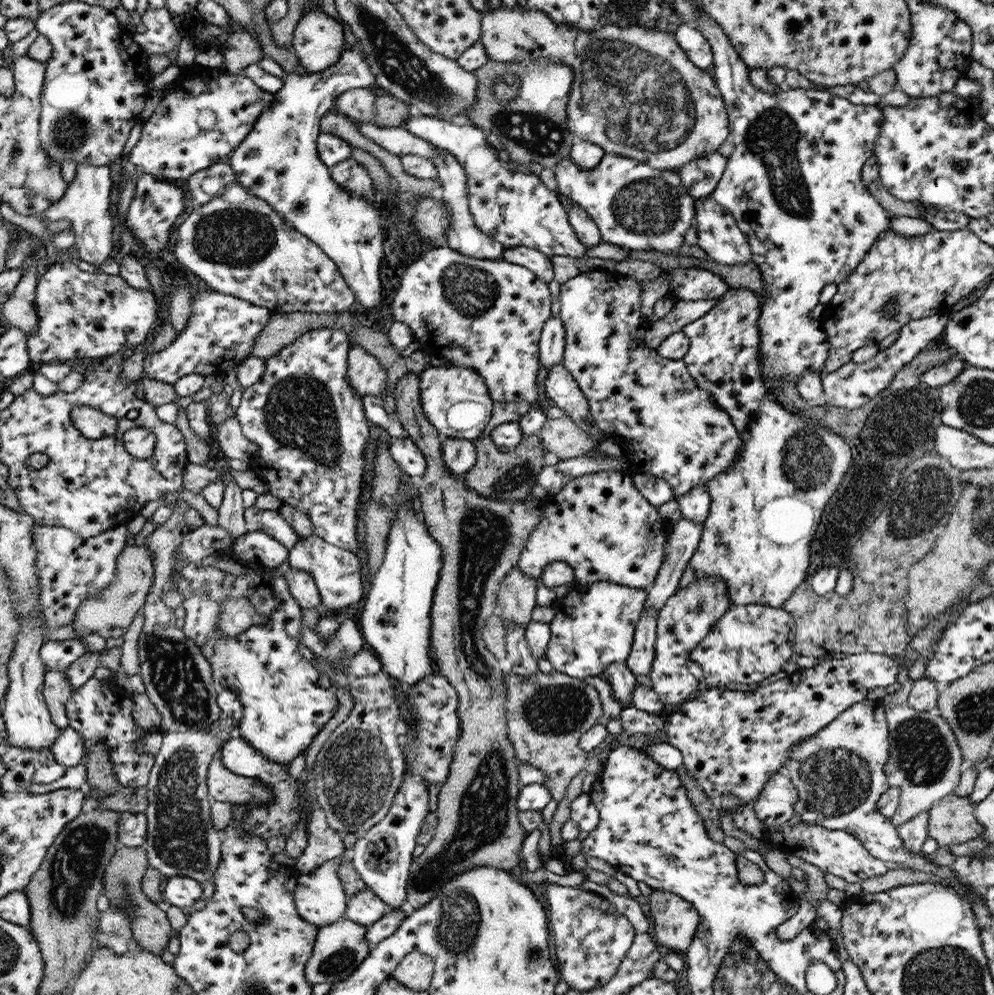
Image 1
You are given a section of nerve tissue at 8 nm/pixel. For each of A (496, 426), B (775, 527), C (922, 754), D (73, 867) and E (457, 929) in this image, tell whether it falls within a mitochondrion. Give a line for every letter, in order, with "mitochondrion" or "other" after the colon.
A: other
B: other
C: mitochondrion
D: mitochondrion
E: mitochondrion

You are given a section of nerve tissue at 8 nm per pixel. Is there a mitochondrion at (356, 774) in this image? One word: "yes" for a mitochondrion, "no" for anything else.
yes

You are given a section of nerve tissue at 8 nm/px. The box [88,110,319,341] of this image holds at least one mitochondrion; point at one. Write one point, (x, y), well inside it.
(231, 238)

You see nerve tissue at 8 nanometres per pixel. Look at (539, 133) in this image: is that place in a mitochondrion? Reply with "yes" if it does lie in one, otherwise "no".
yes

